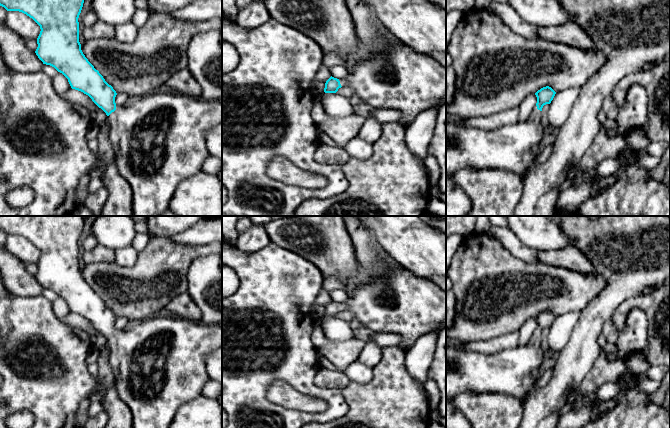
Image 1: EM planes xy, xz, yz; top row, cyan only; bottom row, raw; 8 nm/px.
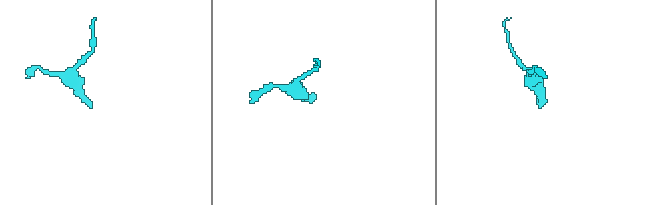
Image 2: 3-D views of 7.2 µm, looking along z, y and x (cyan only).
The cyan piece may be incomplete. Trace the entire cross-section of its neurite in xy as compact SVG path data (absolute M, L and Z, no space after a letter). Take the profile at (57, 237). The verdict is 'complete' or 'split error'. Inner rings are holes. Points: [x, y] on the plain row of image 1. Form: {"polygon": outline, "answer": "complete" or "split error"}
{"polygon": "M0 216L0 230L7 235L19 235L32 242L40 250L35 275L43 288L54 291L67 303L72 313L88 319L107 339L110 348L109 362L114 373L114 387L119 397L129 407L133 428L170 428L178 409L202 395L205 383L210 379L206 370L206 358L222 347L222 324L210 325L175 316L153 316L131 324L123 330L115 327L116 315L98 294L88 285L79 266L78 242L84 227L83 216Z", "answer": "split error"}

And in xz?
{"polygon": "M402 266L388 270L384 274L377 270L372 275L374 277L372 281L360 285L355 284L347 291L348 297L344 302L337 303L331 300L325 307L324 316L336 317L341 311L350 311L360 323L374 333L400 335L402 342L399 347L404 350L411 348L421 336L430 333L439 334L446 327L446 292L436 284L414 276Z", "answer": "split error"}

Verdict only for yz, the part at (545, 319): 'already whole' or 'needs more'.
needs more

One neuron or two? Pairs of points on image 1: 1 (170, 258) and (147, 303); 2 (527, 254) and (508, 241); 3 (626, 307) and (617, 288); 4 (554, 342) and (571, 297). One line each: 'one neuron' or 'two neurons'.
1: one neuron
2: one neuron
3: two neurons
4: two neurons

